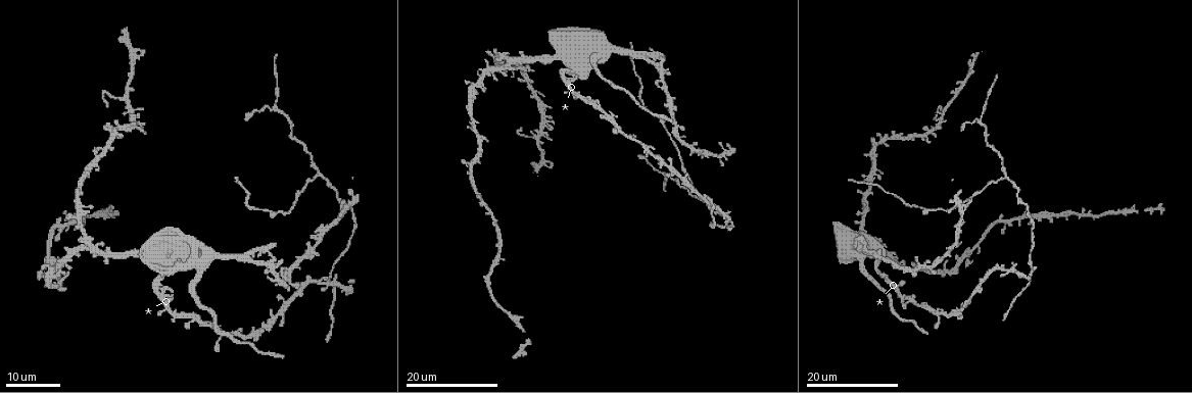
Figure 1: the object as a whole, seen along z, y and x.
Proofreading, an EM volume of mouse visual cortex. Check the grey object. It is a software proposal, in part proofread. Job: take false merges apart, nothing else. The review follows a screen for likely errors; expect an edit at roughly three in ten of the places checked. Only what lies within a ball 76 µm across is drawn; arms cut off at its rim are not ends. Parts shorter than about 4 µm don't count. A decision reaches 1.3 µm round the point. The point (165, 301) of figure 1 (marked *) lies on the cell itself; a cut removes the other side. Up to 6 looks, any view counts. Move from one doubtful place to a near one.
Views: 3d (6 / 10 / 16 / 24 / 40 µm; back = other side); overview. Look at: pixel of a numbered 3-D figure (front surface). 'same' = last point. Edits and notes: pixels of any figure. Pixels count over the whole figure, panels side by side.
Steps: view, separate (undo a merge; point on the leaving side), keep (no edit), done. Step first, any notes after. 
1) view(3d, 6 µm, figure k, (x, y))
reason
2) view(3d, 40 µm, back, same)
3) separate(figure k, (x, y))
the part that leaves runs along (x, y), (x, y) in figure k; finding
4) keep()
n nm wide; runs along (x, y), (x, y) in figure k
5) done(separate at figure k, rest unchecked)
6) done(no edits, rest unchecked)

view(3d, 16 µm, figure 1, (124, 100))
looks like a crossing

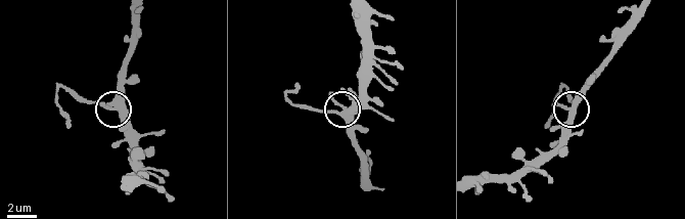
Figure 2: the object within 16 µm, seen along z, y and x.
view(3d, 10 µm, figure 2, (114, 103))

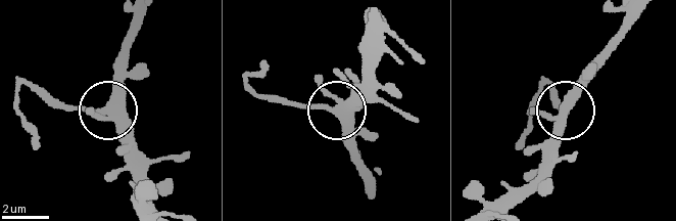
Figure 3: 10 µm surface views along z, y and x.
separate(figure 3, (68, 107))
side arm 8 µm; the part that leaves runs along (101, 113), (20, 89), (14, 100), (36, 145) in figure 3; a second cell is stuck on

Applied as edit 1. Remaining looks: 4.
view(overview)
redraw

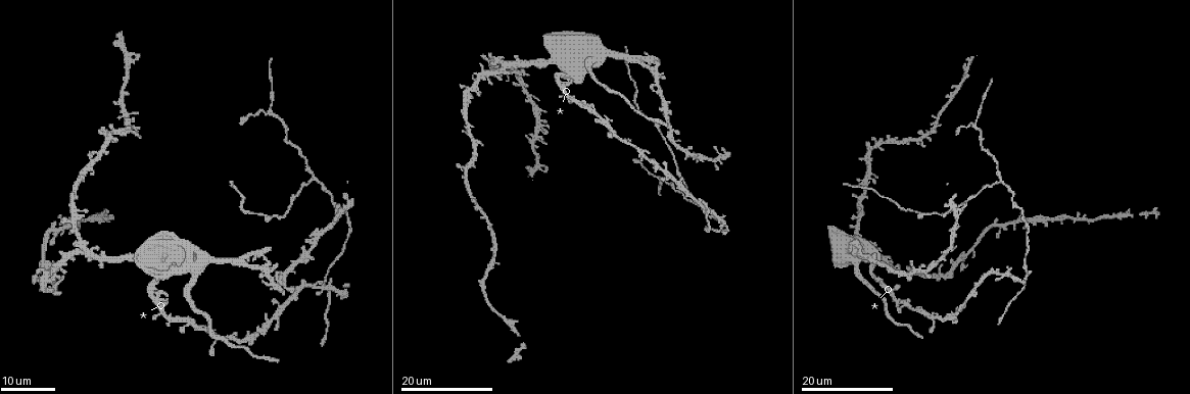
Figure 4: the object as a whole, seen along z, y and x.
view(3d, 16 µm, figure 4, (271, 109))
arms part here

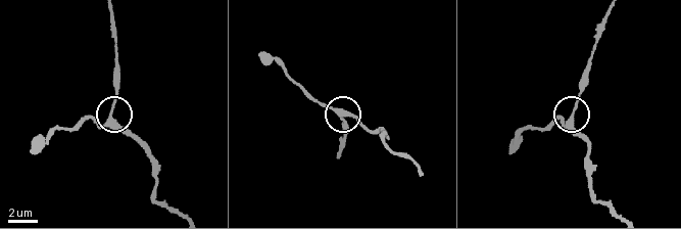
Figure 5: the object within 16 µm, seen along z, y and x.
view(3d, 10 µm, figure 5, (573, 118))

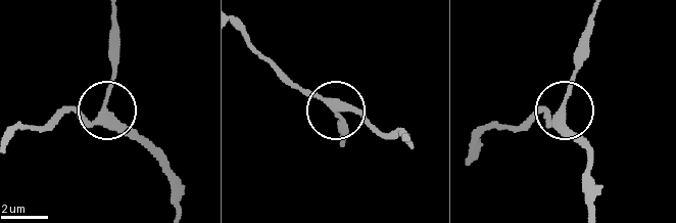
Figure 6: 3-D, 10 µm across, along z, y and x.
keep()
3 arms; all the same cell

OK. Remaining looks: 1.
done(separate at figure 3, rest unchecked)

